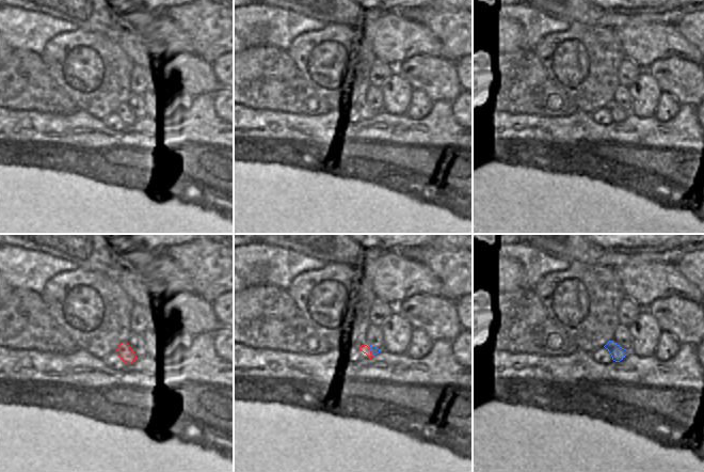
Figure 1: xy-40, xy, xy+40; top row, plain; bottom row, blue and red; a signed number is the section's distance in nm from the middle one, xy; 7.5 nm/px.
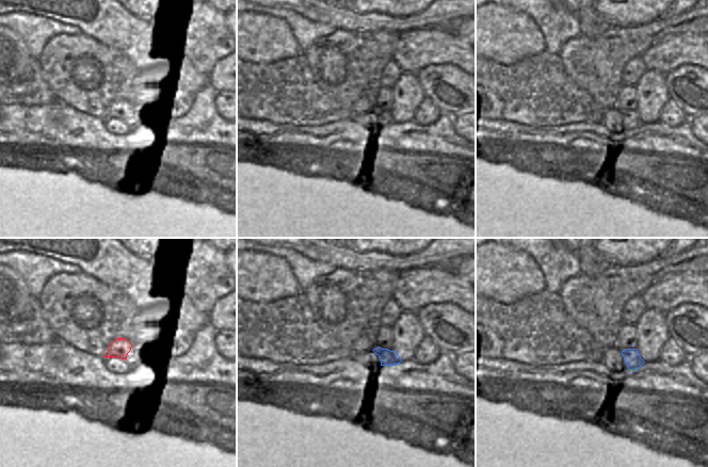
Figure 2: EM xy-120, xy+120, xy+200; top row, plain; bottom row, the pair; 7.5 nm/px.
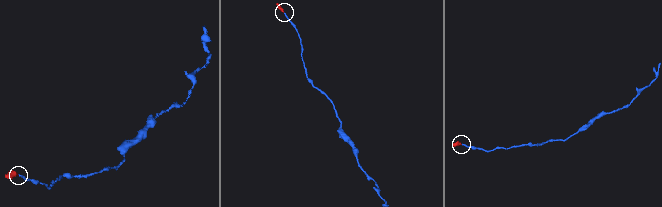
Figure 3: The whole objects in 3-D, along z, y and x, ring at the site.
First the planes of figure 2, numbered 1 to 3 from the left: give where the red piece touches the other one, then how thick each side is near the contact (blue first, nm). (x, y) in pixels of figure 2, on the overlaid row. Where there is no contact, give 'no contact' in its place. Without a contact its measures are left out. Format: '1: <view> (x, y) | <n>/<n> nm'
1: no contact
2: no contact
3: no contact

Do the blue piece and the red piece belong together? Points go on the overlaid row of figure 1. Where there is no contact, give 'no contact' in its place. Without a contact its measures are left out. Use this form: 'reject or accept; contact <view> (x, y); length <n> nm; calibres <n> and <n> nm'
accept; contact xy (371, 351); length 80 nm; calibres 60 and 60 nm

